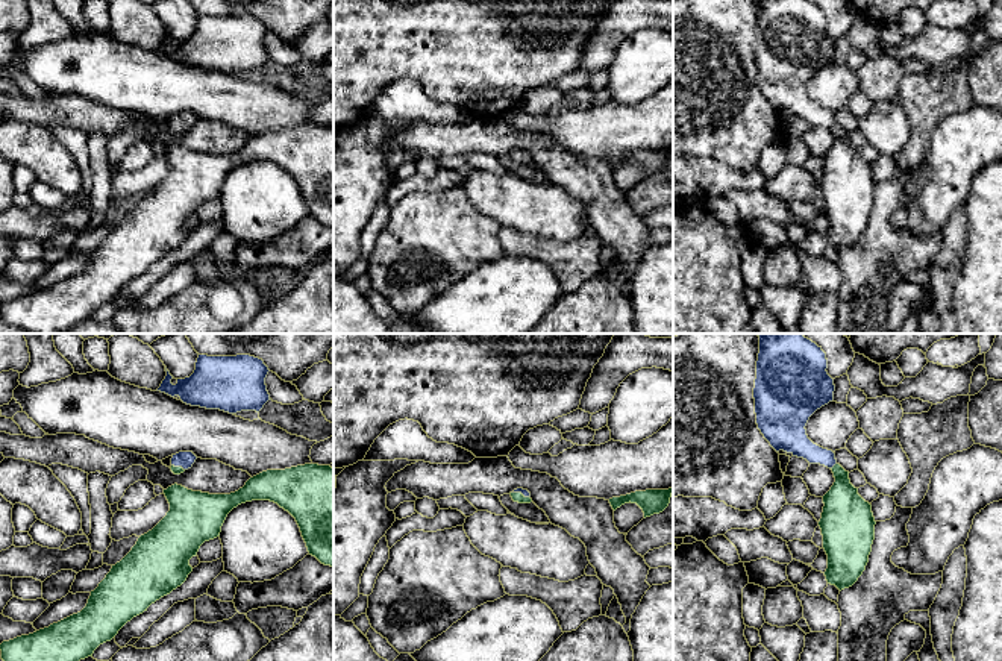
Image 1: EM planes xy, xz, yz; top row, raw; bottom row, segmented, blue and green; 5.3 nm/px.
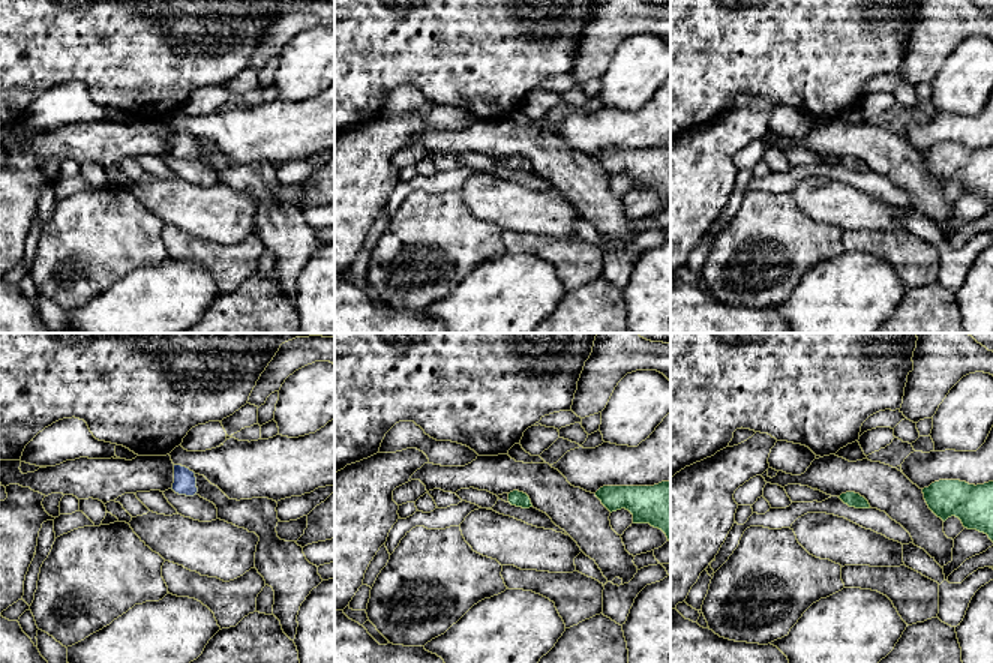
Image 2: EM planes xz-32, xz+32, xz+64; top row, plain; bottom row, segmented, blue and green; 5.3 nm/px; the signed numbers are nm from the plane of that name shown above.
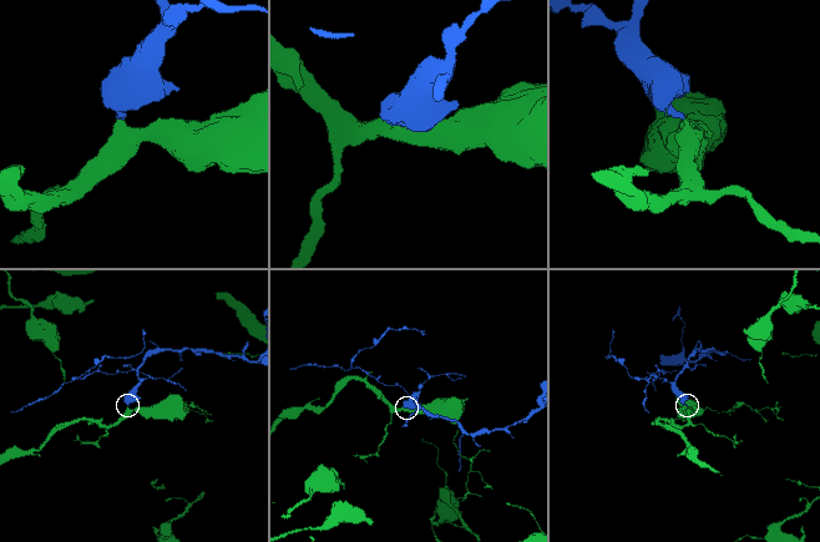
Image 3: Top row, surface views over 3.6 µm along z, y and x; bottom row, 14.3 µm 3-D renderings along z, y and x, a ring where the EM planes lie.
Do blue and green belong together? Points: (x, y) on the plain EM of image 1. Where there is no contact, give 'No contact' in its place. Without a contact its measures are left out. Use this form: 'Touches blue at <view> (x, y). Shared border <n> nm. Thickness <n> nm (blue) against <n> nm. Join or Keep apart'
Touches blue at yz (834, 125). Shared border 50 nm. Thickness 140 nm (blue) against 220 nm. Join

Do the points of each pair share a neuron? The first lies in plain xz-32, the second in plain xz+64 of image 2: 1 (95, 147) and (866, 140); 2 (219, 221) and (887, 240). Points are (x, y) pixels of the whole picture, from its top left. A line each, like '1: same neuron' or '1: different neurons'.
1: same neuron
2: different neurons

